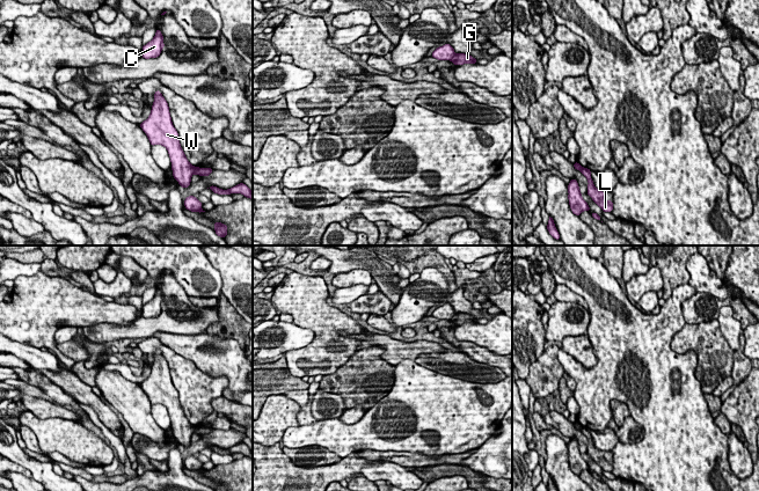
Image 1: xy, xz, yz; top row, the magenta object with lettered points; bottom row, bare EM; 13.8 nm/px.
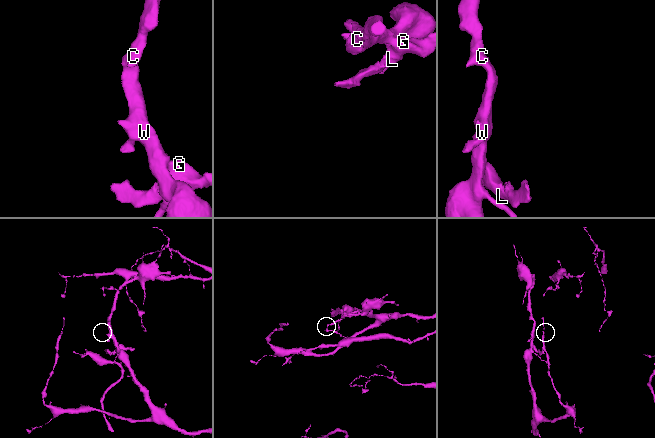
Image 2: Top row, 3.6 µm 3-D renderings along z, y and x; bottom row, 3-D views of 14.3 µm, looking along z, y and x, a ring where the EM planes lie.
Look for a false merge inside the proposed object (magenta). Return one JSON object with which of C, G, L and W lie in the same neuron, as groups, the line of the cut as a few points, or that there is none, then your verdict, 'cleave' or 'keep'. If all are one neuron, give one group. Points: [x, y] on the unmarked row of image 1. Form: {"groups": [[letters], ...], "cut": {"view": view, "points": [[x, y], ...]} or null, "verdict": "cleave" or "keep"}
{"groups": [["C", "W"], ["G", "L"]], "cut": {"view": "xy", "points": [[196, 426], [192, 432]]}, "verdict": "cleave"}

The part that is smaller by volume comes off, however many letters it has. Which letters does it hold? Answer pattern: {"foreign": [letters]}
{"foreign": ["G", "L"]}

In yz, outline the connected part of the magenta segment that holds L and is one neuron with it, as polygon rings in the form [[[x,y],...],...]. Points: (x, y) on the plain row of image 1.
[[[588,427],[582,428],[582,433],[588,438],[589,445],[588,445],[588,454],[592,457],[593,462],[596,462],[598,466],[601,467],[604,471],[612,471],[613,469],[613,461],[605,459],[605,452],[598,449],[593,440],[591,438],[591,430]]]

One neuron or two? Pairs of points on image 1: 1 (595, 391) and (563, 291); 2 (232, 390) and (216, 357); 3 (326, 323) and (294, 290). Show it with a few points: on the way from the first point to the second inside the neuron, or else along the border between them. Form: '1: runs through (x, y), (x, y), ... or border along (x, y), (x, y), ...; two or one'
1: border along (555, 284), (564, 284), (577, 293), (590, 310); two
2: runs through (232, 382), (232, 374), (223, 365); one
3: runs through (318, 315), (303, 298); one

